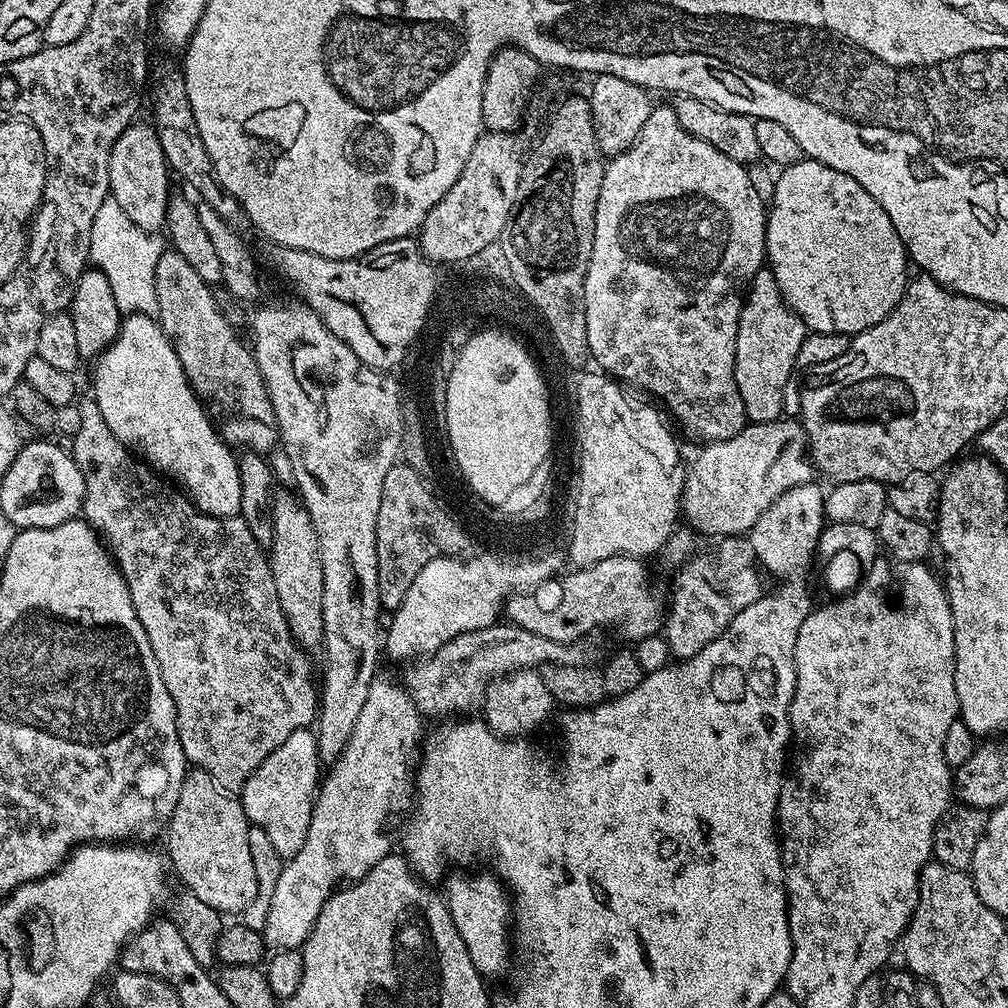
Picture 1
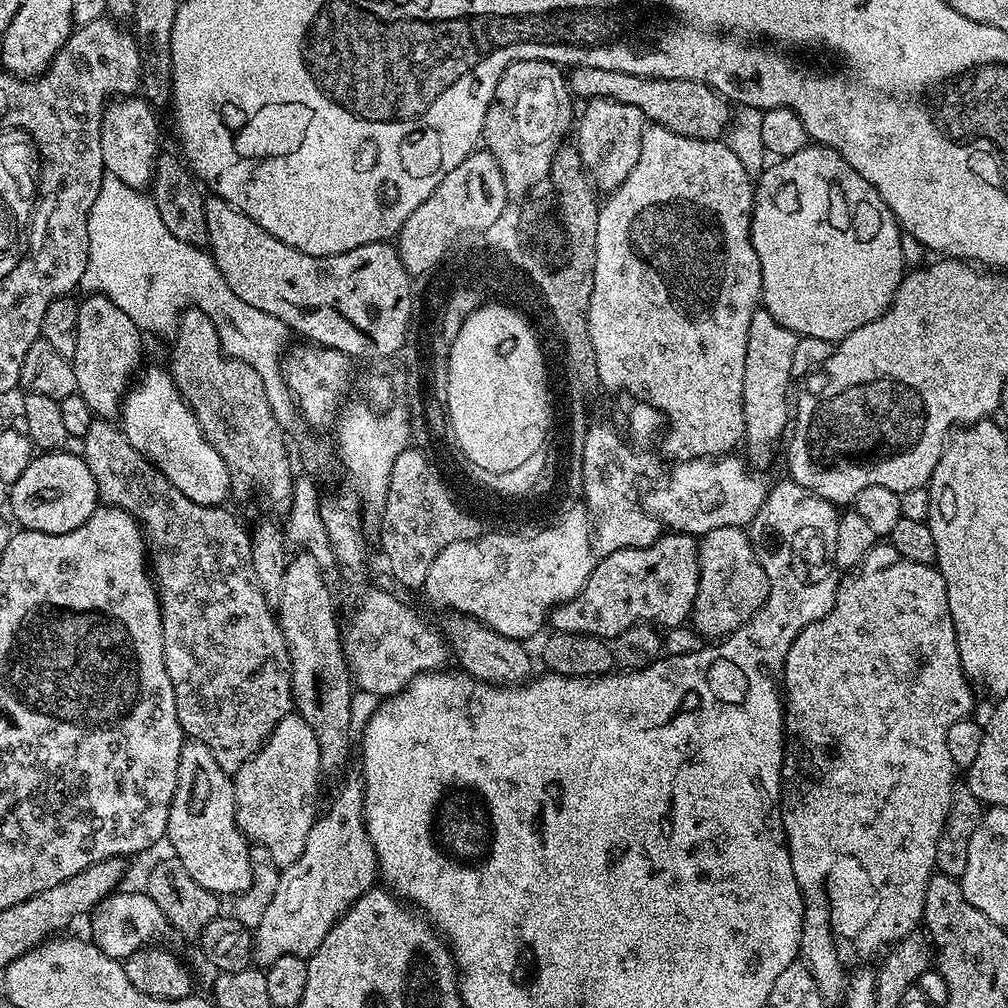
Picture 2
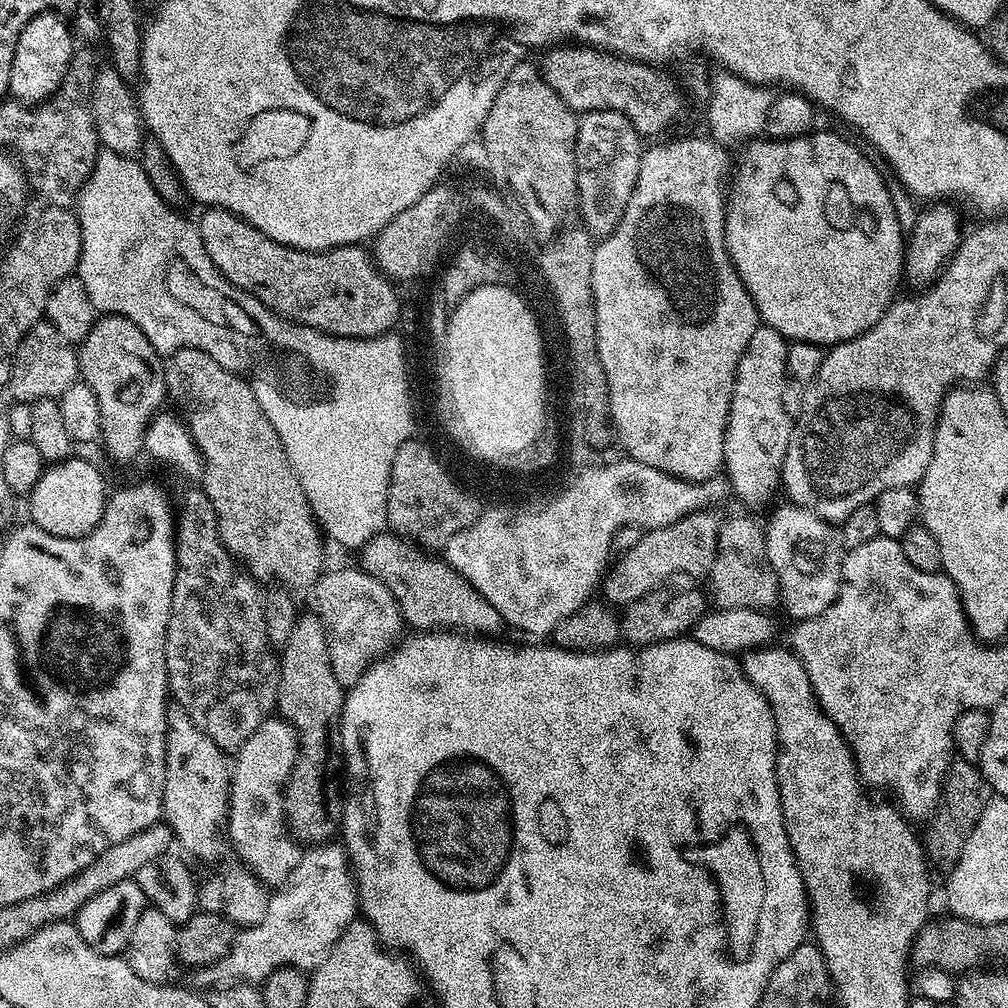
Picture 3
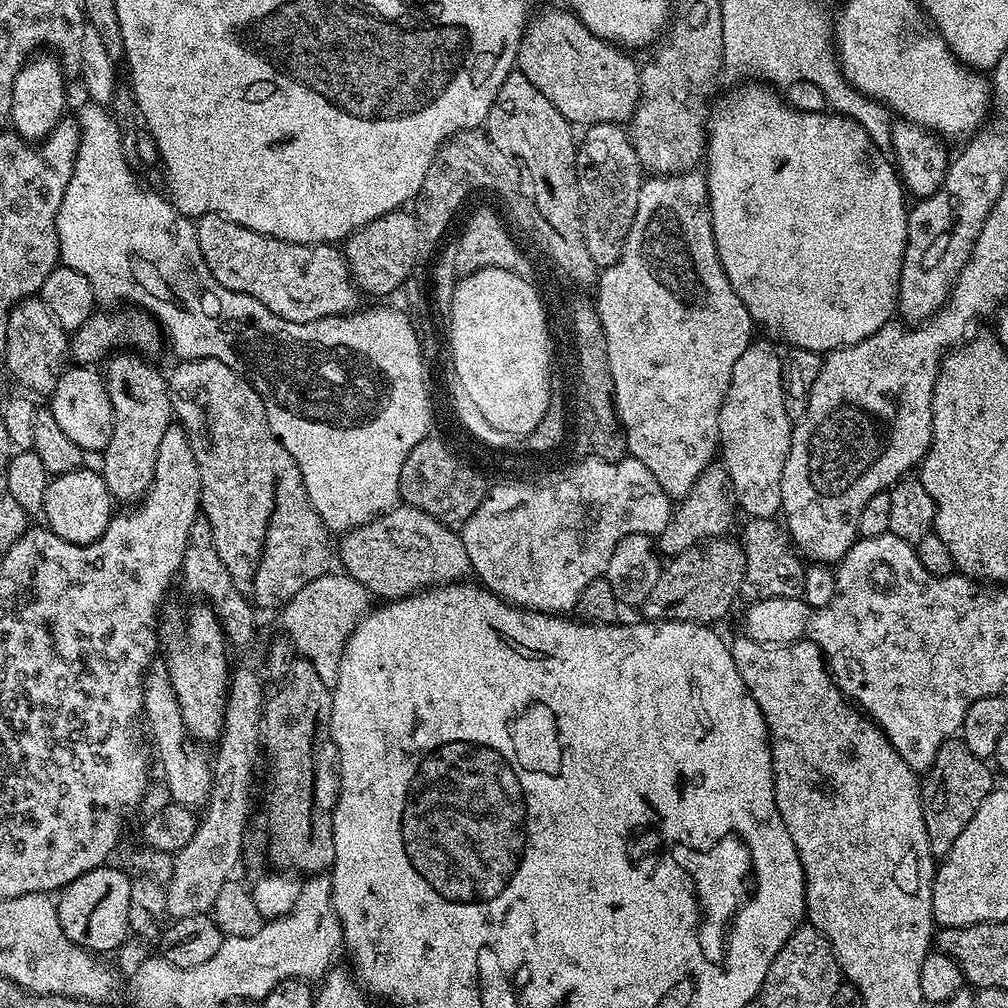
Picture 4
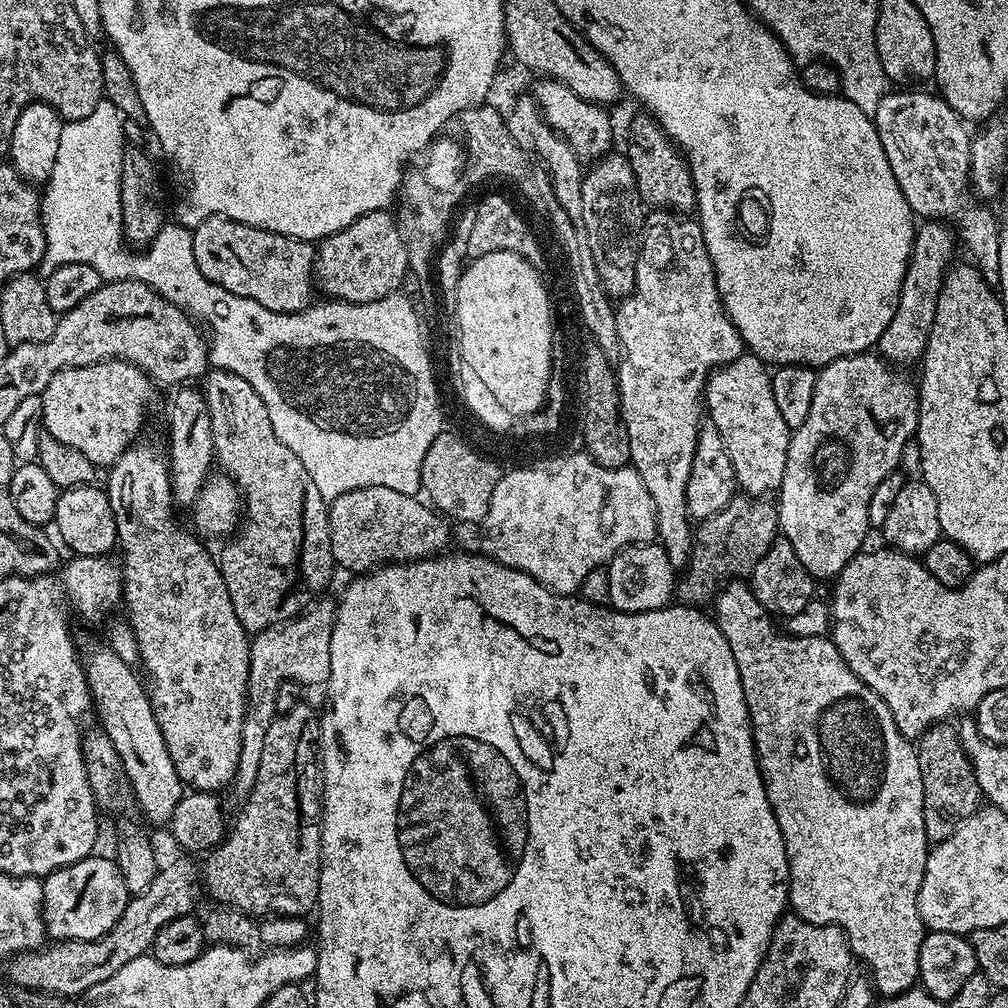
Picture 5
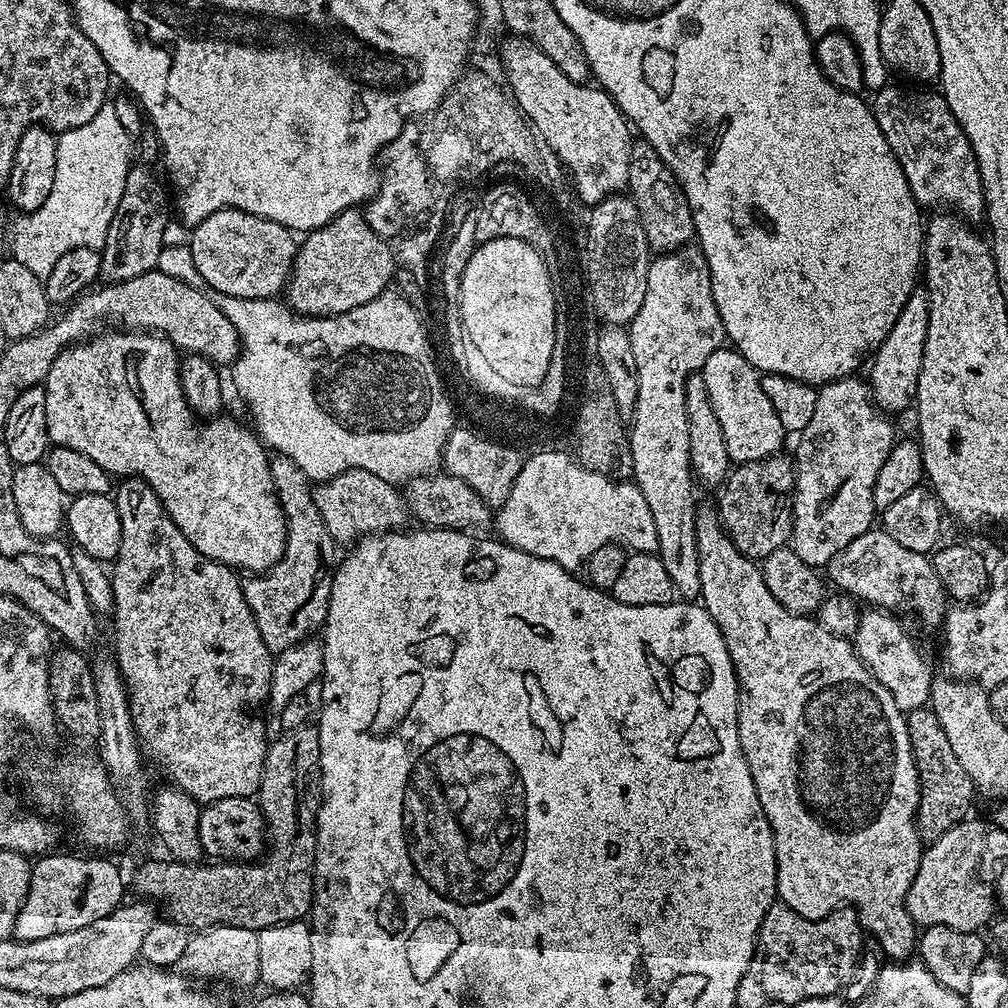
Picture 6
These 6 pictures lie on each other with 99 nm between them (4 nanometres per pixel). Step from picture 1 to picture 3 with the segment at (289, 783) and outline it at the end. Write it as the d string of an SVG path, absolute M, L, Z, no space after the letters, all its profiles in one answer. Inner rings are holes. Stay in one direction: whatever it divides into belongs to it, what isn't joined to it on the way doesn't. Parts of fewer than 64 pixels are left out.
M269 718L246 738L246 742L235 753L236 765L230 768L230 791L228 793L228 813L226 821L226 840L230 848L236 851L241 865L249 868L266 886L282 886L298 866L302 855L301 845L292 835L288 826L288 817L284 815L284 788L288 785L290 774L296 765L296 755L300 752L300 743L294 726L285 720Z

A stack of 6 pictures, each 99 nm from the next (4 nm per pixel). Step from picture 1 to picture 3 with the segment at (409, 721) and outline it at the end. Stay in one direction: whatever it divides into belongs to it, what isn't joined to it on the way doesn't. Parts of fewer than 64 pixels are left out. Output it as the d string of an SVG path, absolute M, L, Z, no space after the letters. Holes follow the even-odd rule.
M325 842L309 847L303 853L298 866L290 874L287 882L275 889L266 906L266 918L252 928L243 929L232 946L232 952L214 965L214 972L224 982L247 982L259 985L267 976L279 968L303 968L315 970L326 958L326 954L338 942L353 920L358 916L356 882L352 875L352 865L343 843Z

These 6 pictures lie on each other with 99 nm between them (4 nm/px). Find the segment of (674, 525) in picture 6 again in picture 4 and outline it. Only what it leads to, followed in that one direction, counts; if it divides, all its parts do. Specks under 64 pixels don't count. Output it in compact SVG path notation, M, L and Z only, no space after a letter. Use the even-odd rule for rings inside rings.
M703 171L652 176L641 183L638 210L622 254L618 262L599 273L595 289L597 314L606 334L612 394L626 434L628 456L642 462L658 478L665 494L679 502L698 482L698 474L717 459L720 407L730 386L730 374L734 374L734 362L742 358L742 350L754 339L750 310L734 294L718 258Z

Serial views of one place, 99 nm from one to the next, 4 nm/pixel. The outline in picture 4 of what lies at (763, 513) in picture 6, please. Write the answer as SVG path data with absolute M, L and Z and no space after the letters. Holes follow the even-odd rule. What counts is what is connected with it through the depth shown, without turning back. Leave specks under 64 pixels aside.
M732 538L709 540L703 546L687 548L661 567L660 577L642 605L646 620L677 620L716 626L741 595L744 582L744 554Z

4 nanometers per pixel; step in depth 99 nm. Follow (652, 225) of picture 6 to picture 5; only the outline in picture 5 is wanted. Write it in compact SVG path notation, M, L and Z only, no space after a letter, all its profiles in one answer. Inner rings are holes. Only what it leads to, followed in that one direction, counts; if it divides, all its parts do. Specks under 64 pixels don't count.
M651 115L636 116L628 128L626 155L645 205L677 214L696 212L696 187L684 153L673 144Z

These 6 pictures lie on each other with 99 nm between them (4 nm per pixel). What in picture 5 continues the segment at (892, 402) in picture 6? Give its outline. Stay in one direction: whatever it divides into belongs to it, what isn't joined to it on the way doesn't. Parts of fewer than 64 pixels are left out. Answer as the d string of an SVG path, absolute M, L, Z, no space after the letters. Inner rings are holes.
M924 222L917 227L906 274L902 278L898 310L894 310L894 318L890 318L890 326L882 330L882 338L878 345L879 355L893 366L912 364L915 360L917 363L926 350L926 342L934 326L934 314L938 310L938 294L944 285L944 276L953 263L952 251L957 244L953 229L951 228L951 232L947 227L949 225L944 222Z

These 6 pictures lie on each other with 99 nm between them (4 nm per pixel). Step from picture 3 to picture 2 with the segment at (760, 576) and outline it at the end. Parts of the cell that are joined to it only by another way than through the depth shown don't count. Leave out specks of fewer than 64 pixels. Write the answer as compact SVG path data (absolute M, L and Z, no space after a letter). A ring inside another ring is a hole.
M718 526L698 540L700 577L698 592L692 603L691 627L708 638L713 632L716 638L723 638L747 622L766 602L770 591L769 569L758 562L752 543L744 528Z

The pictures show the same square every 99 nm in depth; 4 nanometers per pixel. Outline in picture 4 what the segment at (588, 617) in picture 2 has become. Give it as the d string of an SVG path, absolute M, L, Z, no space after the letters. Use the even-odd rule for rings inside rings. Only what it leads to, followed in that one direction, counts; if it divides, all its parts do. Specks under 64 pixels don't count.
M713 462L706 470L702 470L702 474L698 474L698 482L688 491L688 495L673 507L670 522L666 522L666 530L658 537L659 551L671 558L687 548L727 537L736 516L738 517L738 505L734 482L730 482L730 474L724 469L723 463Z

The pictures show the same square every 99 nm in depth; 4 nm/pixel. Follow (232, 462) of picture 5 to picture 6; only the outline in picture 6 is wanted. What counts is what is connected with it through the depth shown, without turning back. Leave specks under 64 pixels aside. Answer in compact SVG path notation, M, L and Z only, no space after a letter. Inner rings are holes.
M273 455L272 481L276 487L276 497L284 512L284 520L288 524L288 541L282 558L268 571L252 574L243 581L244 597L254 614L254 622L262 634L262 642L266 642L268 651L273 654L285 652L290 646L301 644L303 640L313 635L312 631L319 629L328 613L328 599L332 589L332 578L329 569L324 569L324 540L329 539L326 526L322 522L322 514L318 514L318 506L312 498L309 479L302 469L290 458L284 455Z

